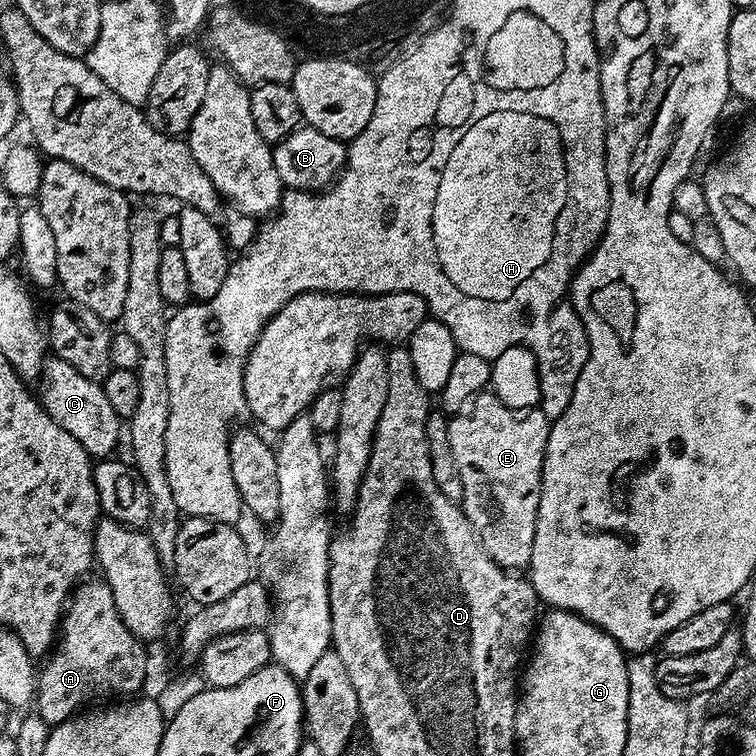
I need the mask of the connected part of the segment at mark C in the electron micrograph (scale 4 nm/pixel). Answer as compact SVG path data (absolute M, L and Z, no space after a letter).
M55 358L44 361L44 375L38 381L38 399L45 410L88 451L93 458L108 458L113 455L116 443L122 440L122 421L106 399L103 387L90 378L82 378L70 362L62 362Z

